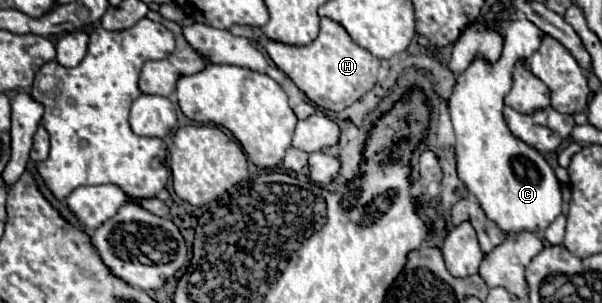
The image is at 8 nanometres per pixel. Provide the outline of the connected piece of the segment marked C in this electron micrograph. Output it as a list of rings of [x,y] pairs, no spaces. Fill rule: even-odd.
[[[529,19],[513,21],[503,39],[503,51],[497,61],[475,57],[471,65],[455,75],[455,87],[449,97],[451,121],[455,129],[457,149],[457,173],[467,189],[477,197],[485,215],[495,221],[507,233],[531,231],[541,235],[563,209],[563,195],[555,171],[545,157],[517,139],[503,117],[505,97],[511,91],[513,71],[517,61],[529,59],[539,49],[543,31]]]

